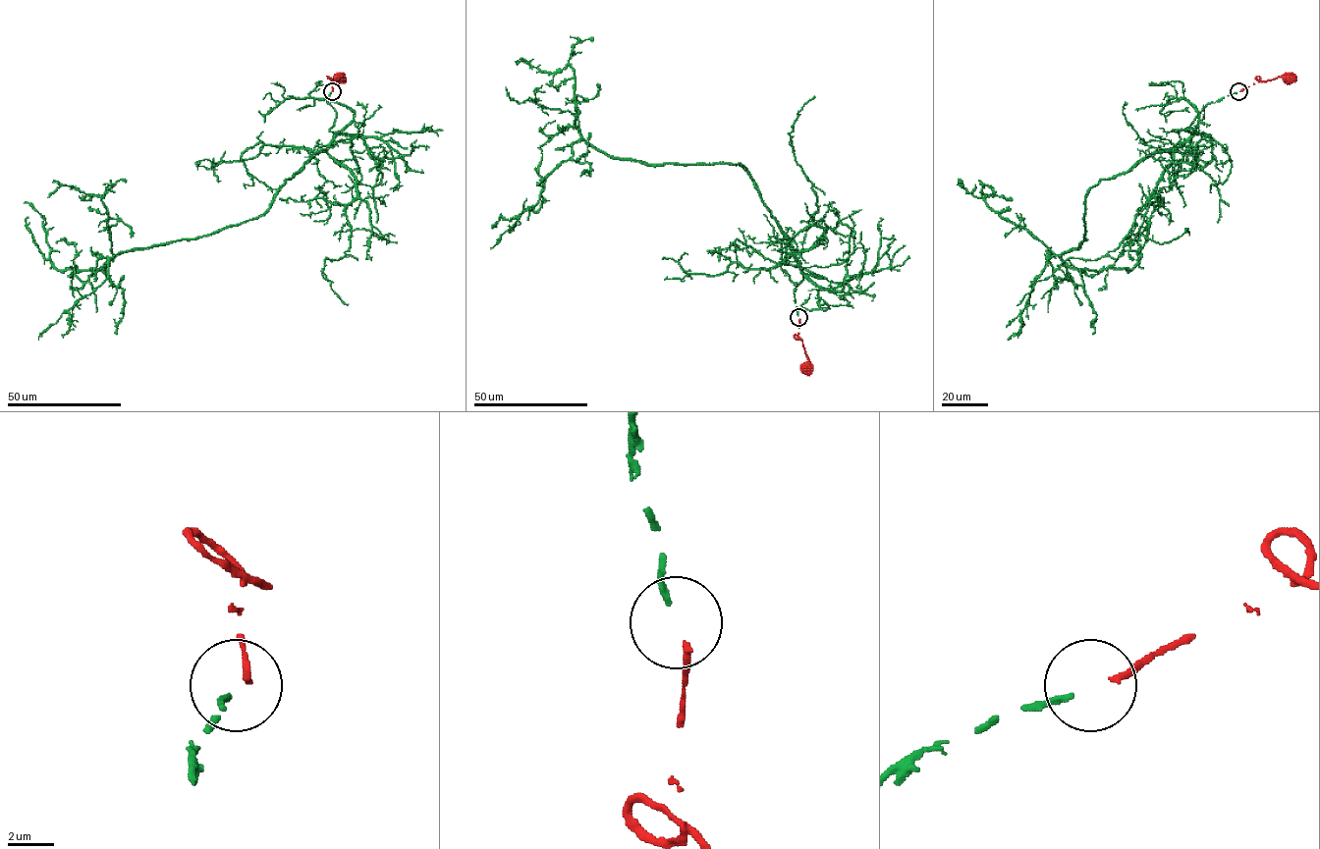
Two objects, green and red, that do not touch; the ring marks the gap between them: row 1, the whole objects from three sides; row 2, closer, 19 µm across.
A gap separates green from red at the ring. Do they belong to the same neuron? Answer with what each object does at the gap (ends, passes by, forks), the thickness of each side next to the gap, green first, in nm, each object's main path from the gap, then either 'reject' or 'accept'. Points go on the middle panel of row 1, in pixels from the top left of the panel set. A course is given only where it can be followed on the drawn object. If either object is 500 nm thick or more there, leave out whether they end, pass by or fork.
green ends; red ends; calibres 260 and 280 nm; course green (798, 316), (793, 292), (802, 274), (790, 239), (739, 164), (648, 164), (575, 141), (539, 200), (490, 249); course red (799, 319), (798, 333), (808, 359), (802, 366), (806, 369); accept

